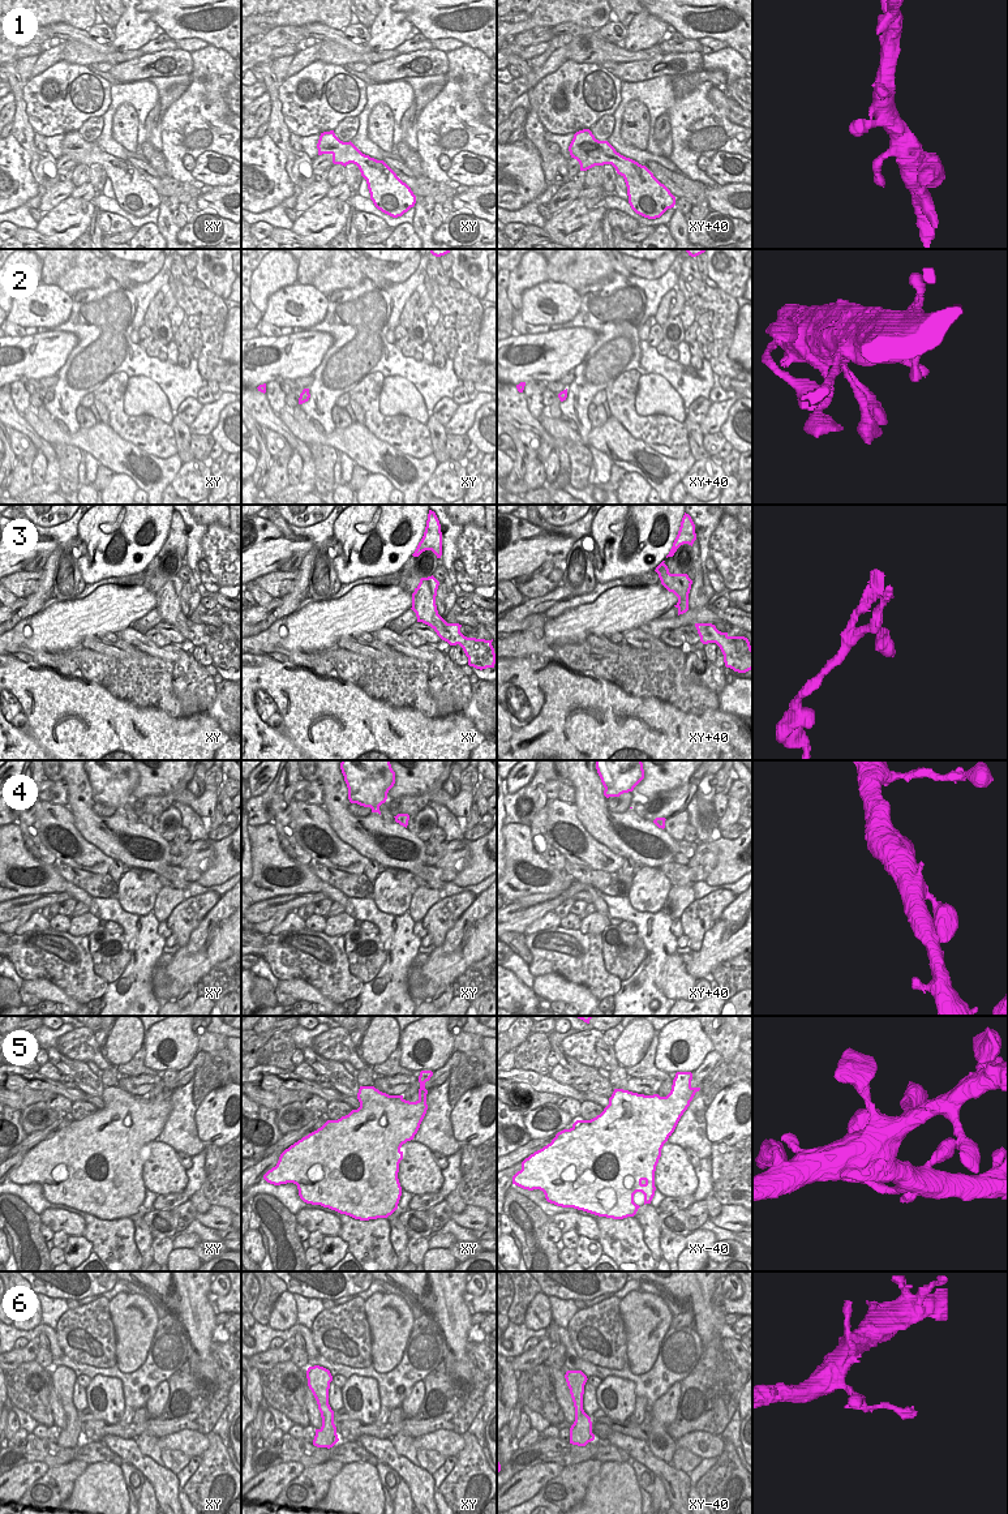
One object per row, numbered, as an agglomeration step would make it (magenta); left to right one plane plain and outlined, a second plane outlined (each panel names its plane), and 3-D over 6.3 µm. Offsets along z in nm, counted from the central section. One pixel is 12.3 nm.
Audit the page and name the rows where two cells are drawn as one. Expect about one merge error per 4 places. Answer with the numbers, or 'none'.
6

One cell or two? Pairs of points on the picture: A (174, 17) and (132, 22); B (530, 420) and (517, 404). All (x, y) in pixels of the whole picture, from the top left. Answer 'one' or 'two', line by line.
A: two
B: one

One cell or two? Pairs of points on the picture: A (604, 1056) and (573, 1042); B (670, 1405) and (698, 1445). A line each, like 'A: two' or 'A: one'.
A: one
B: two

